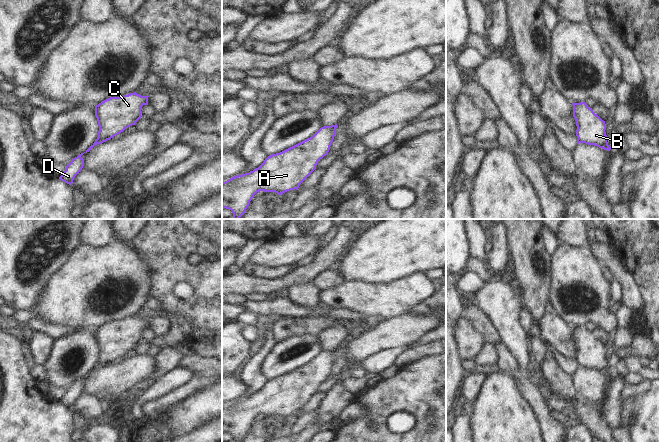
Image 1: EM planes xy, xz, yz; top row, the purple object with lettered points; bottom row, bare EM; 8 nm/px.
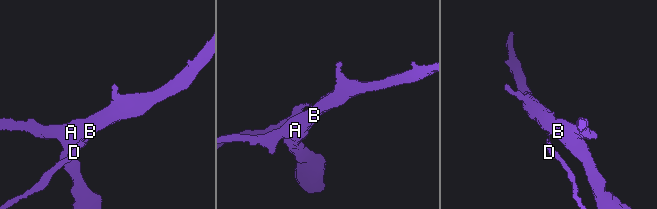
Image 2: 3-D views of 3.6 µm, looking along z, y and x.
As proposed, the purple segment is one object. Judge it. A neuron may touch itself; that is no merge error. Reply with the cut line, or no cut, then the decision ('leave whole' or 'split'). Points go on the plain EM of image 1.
cut xy (106, 363), (96, 364); split

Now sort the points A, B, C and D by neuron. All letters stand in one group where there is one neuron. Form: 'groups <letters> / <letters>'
groups A B C / D

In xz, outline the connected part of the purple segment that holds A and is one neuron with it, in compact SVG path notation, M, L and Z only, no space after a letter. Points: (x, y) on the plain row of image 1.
M337 348L321 351L310 362L268 380L253 395L222 406L222 433L231 434L233 443L239 443L259 415L281 419L298 414L318 385L328 379L336 352Z

